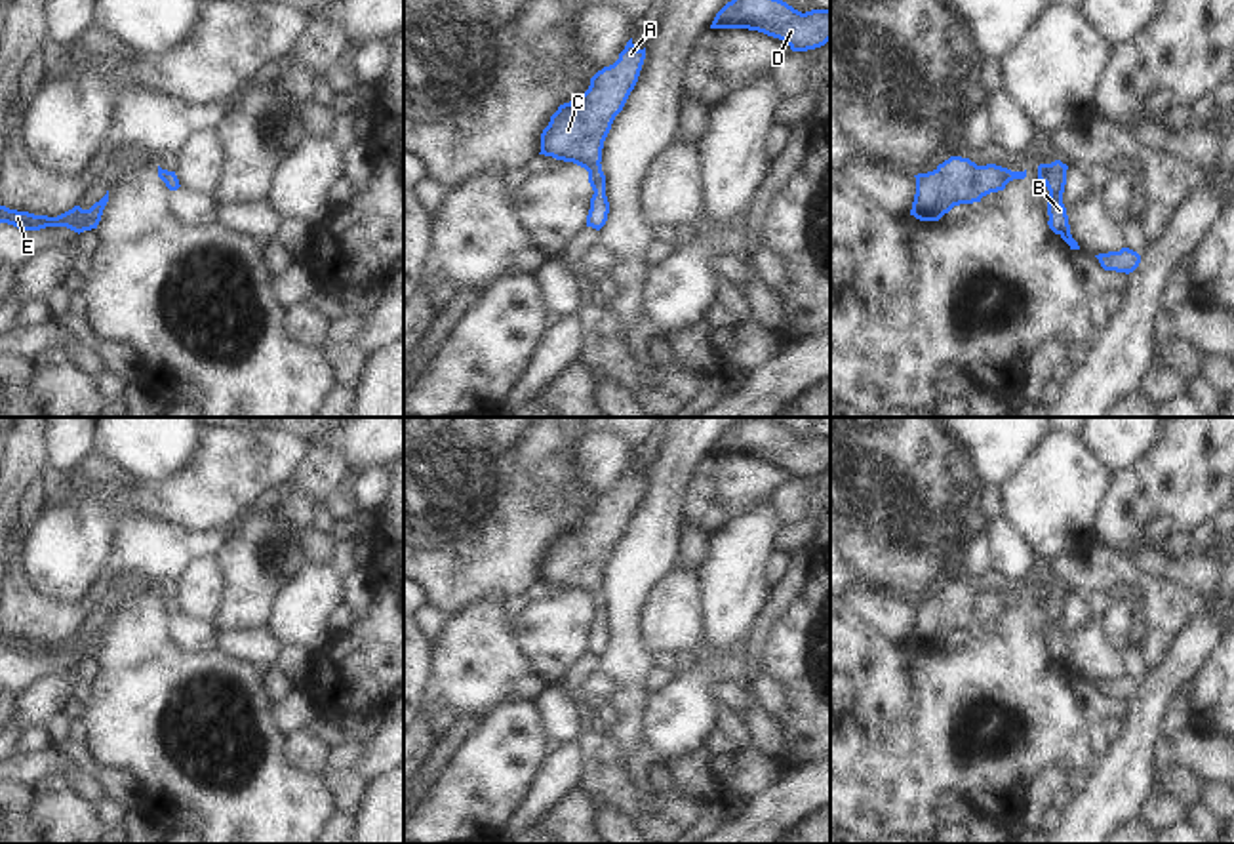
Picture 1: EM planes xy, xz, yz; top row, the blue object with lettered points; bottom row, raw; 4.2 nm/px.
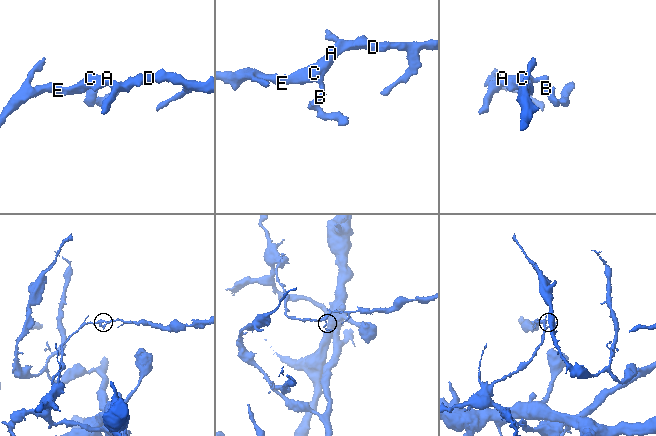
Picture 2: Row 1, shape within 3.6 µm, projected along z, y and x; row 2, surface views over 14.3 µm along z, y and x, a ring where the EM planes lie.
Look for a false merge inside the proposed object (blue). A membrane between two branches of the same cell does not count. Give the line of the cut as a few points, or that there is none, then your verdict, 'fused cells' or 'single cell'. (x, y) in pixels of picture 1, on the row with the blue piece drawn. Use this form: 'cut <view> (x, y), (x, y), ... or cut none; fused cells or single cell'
cut none; single cell

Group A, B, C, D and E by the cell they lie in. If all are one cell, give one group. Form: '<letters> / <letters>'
A B C D E

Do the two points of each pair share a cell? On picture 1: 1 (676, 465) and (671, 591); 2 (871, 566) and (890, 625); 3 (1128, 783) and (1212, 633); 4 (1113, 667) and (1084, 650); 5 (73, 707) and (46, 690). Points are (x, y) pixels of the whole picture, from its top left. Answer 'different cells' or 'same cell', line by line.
1: different cells
2: different cells
3: same cell
4: same cell
5: different cells

